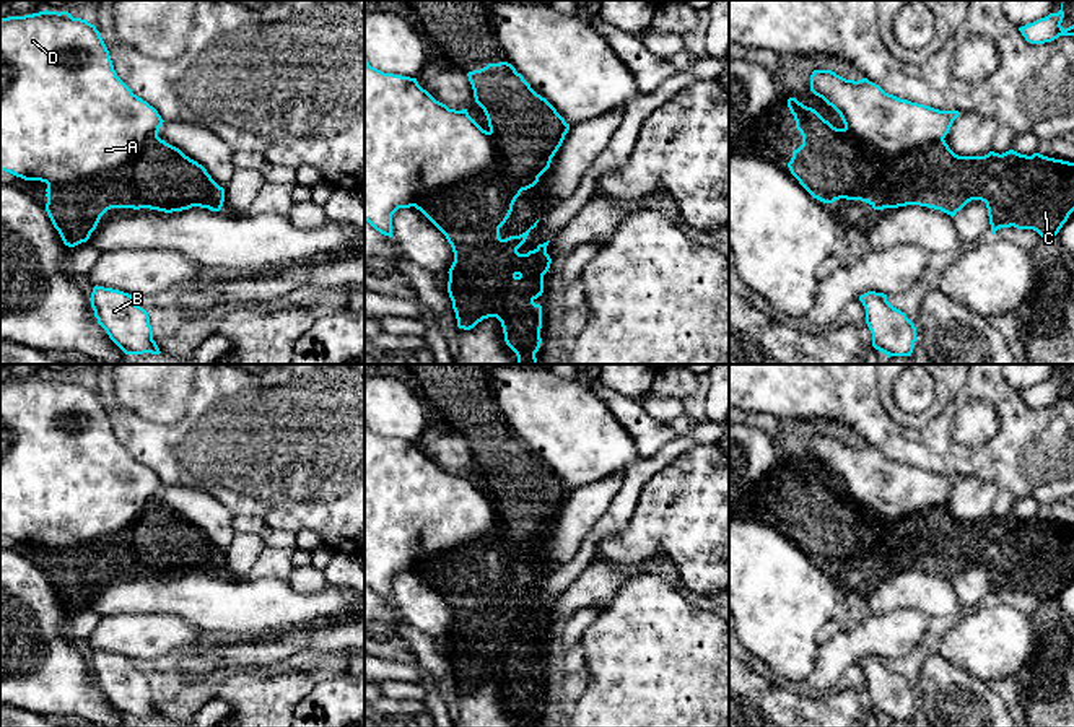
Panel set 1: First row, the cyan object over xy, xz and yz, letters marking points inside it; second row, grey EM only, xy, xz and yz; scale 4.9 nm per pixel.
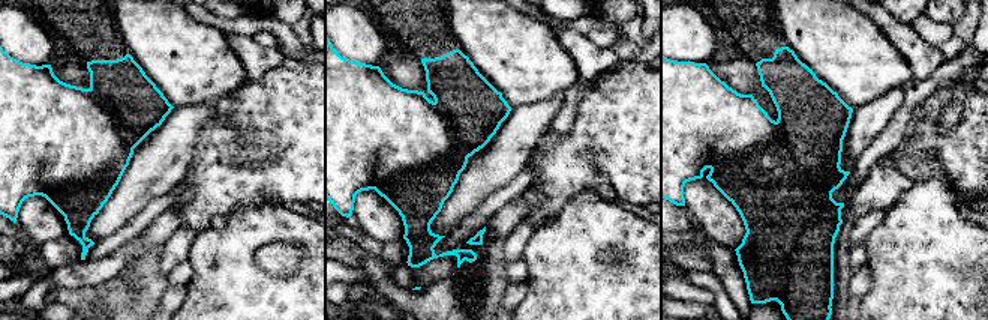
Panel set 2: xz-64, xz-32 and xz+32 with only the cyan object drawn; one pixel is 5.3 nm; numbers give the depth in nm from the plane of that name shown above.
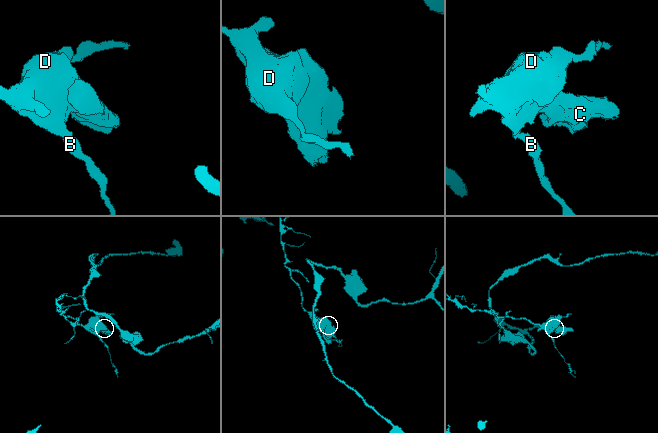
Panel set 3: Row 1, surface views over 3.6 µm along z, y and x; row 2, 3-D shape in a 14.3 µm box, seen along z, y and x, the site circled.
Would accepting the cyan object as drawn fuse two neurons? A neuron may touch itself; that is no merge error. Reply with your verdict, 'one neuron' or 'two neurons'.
two neurons

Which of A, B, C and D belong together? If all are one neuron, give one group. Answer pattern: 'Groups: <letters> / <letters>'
Groups: A B D / C

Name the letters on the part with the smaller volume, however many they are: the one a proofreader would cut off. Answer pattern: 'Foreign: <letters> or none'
Foreign: C

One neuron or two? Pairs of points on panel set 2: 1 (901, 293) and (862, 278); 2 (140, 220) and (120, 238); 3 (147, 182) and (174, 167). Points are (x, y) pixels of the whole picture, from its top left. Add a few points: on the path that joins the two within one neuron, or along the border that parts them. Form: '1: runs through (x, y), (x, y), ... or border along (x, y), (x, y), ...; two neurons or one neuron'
1: border along (867, 263), (870, 286), (858, 301); two neurons
2: runs through (135, 224), (125, 235); one neuron
3: runs through (153, 176), (162, 167), (168, 167); one neuron

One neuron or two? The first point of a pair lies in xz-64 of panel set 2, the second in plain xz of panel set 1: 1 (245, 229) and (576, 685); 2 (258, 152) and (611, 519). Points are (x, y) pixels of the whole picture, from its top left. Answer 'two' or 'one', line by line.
1: two
2: two

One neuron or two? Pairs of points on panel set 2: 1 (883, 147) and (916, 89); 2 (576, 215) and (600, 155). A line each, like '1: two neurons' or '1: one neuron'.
1: one neuron
2: two neurons

